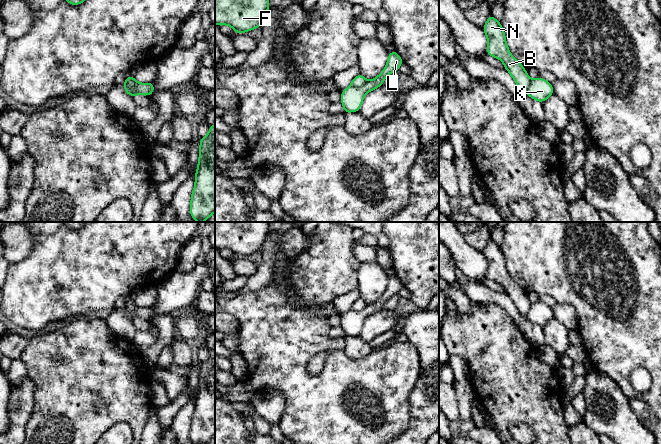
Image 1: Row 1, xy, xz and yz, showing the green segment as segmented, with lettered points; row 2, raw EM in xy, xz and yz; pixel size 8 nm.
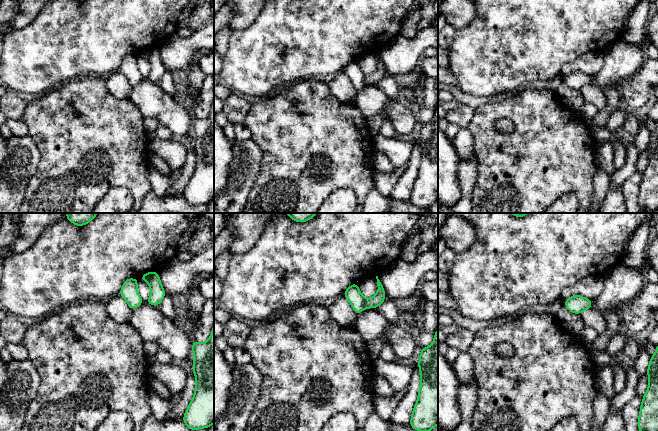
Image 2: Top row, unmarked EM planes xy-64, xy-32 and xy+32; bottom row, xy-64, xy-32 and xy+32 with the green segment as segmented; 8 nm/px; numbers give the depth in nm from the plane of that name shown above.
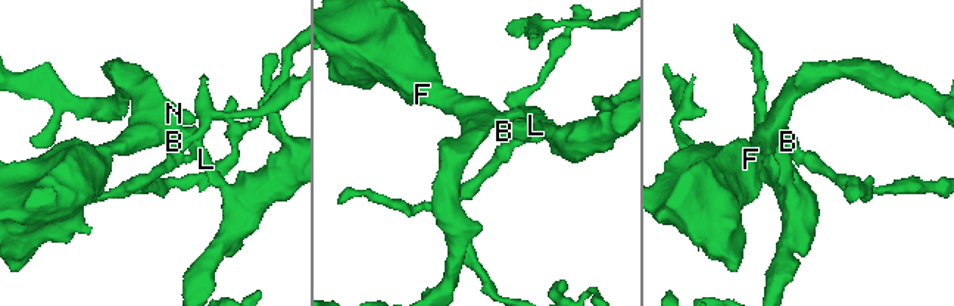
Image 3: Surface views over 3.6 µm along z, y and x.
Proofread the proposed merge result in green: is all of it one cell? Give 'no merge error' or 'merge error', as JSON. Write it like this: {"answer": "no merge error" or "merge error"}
{"answer": "merge error"}

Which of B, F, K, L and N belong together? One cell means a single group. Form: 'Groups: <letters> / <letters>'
Groups: B F N / K L

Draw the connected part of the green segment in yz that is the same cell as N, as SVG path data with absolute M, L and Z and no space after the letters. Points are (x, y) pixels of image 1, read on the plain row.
M490 238L483 254L488 265L487 278L491 281L500 283L505 293L517 307L518 312L522 316L527 317L531 303L522 288L510 277L501 247Z

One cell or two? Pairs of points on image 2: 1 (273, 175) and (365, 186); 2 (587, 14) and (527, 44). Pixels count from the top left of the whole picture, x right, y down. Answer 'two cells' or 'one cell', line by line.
1: one cell
2: one cell

